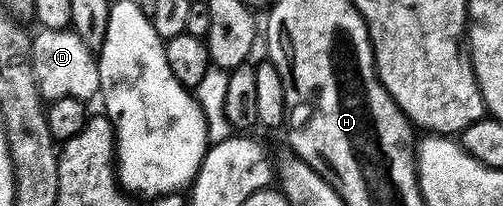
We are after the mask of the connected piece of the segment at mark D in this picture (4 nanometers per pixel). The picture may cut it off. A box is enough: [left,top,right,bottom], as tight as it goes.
[31,28,100,100]

